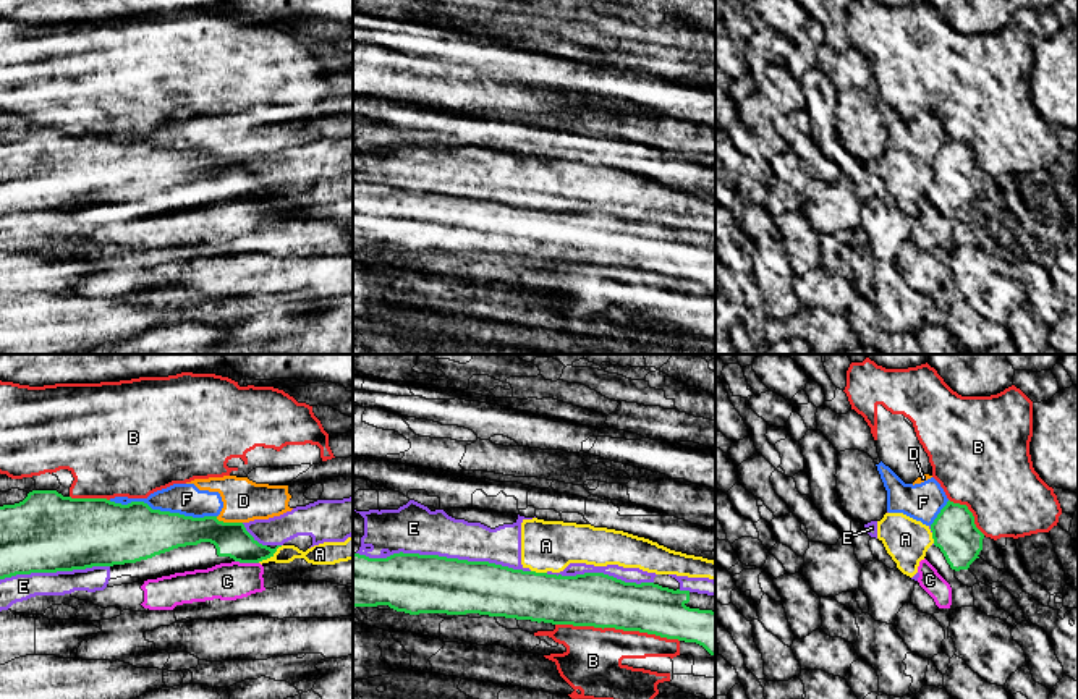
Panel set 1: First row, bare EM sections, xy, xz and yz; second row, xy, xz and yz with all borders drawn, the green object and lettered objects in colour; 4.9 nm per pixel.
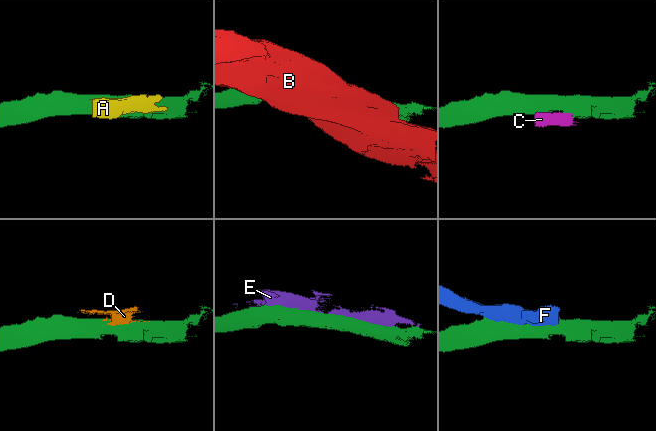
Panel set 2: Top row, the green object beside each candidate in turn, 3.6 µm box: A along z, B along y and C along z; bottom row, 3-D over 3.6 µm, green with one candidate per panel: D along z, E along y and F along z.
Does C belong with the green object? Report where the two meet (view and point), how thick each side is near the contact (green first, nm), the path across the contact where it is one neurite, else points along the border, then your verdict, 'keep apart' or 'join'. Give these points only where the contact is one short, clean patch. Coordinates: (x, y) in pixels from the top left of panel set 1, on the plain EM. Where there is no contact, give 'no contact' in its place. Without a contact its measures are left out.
meets green in xy at (246, 199); 170 nm thick on the green side, 190 nm on the other; border along xy (235, 198), (258, 201); keep apart

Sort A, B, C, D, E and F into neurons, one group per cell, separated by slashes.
A E / B / C / D F

